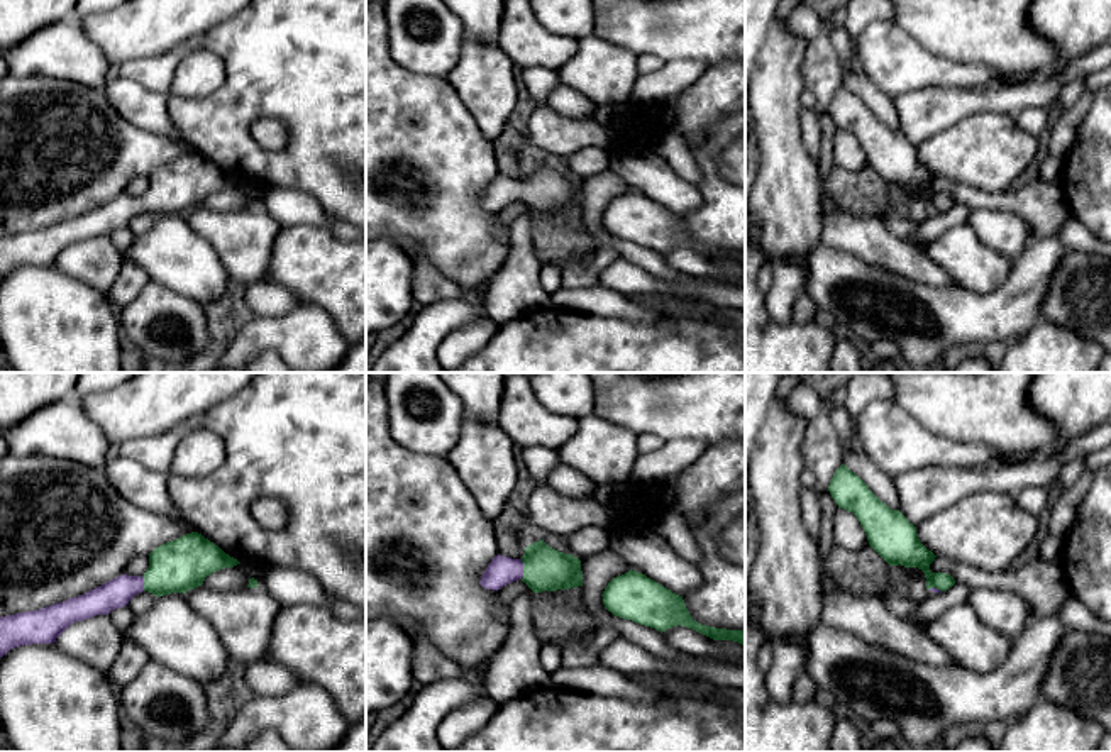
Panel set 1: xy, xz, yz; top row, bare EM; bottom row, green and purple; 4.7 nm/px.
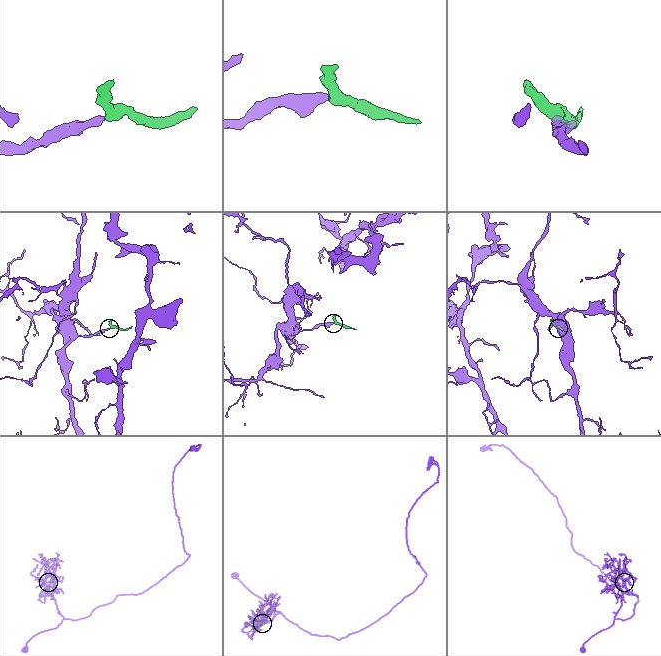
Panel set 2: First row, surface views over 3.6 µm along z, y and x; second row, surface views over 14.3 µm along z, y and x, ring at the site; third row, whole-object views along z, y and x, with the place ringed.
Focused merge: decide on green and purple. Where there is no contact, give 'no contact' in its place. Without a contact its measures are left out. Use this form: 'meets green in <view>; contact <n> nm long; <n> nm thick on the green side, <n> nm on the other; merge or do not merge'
meets green in xz; contact 100 nm long; 200 nm thick on the green side, 140 nm on the other; merge

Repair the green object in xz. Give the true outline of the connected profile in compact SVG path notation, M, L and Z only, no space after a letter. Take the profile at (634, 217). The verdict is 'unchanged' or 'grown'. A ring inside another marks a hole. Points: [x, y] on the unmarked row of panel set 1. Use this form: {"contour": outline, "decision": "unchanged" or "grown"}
{"contour": "M628 191L613 198L603 212L603 225L615 237L659 251L693 249L713 261L733 261L745 268L745 251L706 247L693 241L683 217L642 193Z", "decision": "unchanged"}

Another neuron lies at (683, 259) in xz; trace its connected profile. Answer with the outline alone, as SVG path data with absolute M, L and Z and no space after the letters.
M672 247L662 252L666 263L681 273L706 278L706 276L725 276L725 271L710 257L688 249L688 247Z

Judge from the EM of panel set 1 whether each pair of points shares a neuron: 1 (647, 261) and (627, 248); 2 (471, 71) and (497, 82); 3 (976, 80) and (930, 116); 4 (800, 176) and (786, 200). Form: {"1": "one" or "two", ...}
{"1": "one", "2": "one", "3": "two", "4": "one"}

